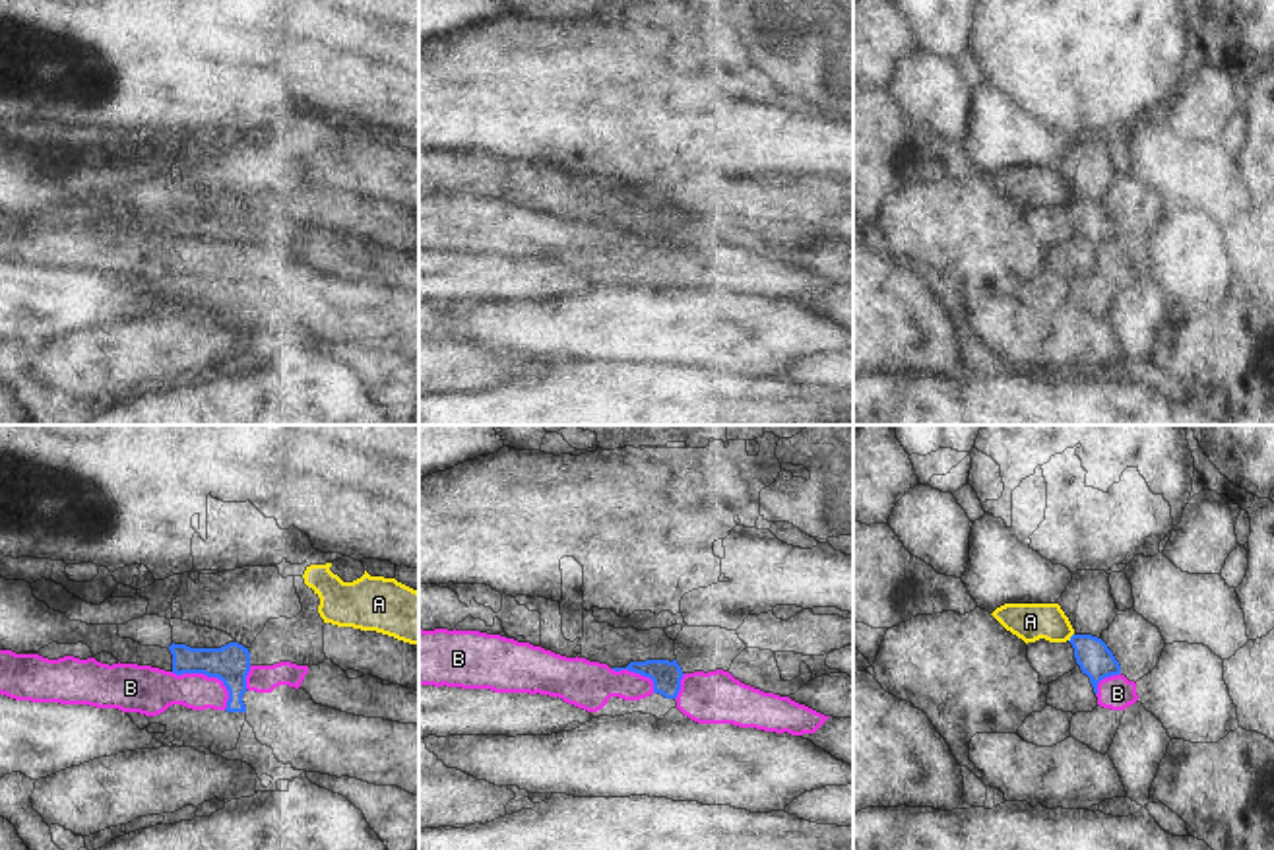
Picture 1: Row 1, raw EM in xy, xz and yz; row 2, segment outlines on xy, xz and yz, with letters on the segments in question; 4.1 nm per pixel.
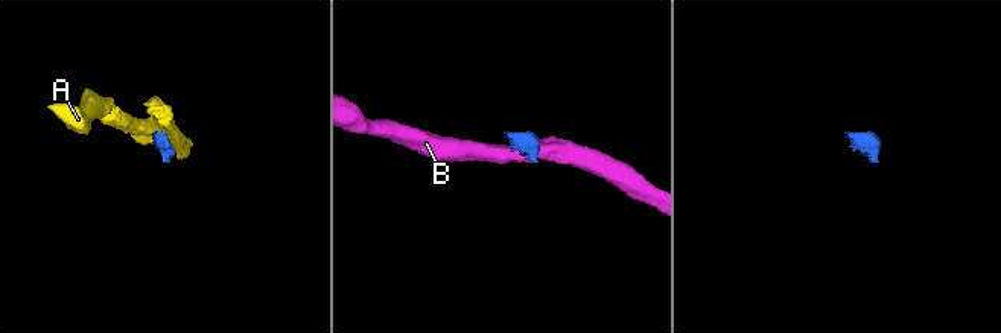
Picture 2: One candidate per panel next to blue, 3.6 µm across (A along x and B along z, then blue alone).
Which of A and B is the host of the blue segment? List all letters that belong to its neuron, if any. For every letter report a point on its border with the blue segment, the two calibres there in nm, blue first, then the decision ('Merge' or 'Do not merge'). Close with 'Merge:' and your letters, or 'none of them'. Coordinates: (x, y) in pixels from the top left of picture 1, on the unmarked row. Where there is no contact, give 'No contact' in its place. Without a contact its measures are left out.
A: Touches blue at yz (1071, 202). Thickness 150 nm (blue) against 160 nm. Do not merge
B: Touches blue at xy (210, 241). Thickness 160 nm (blue) against 190 nm. Do not merge
Merge: none of them

